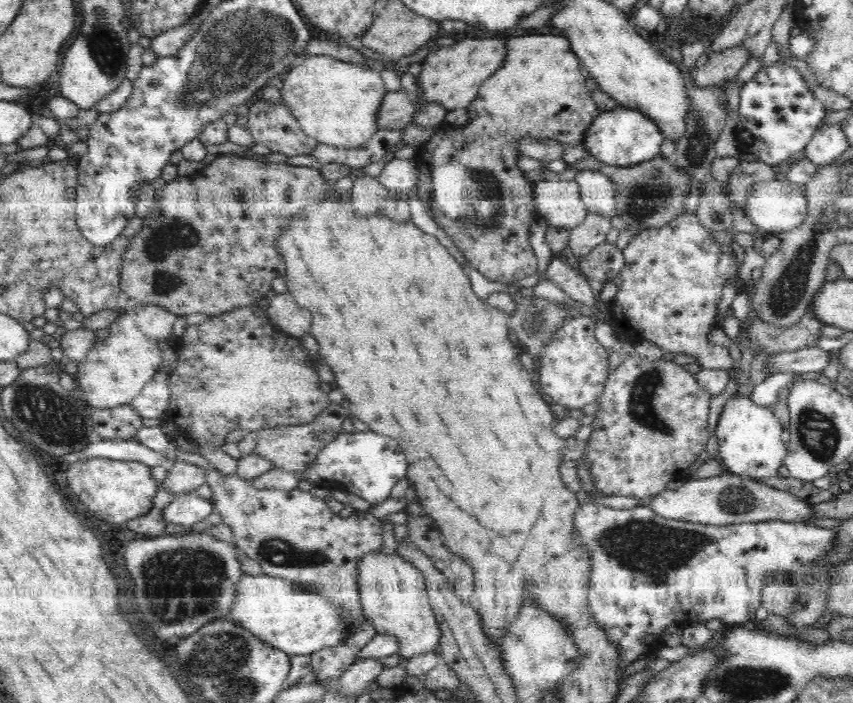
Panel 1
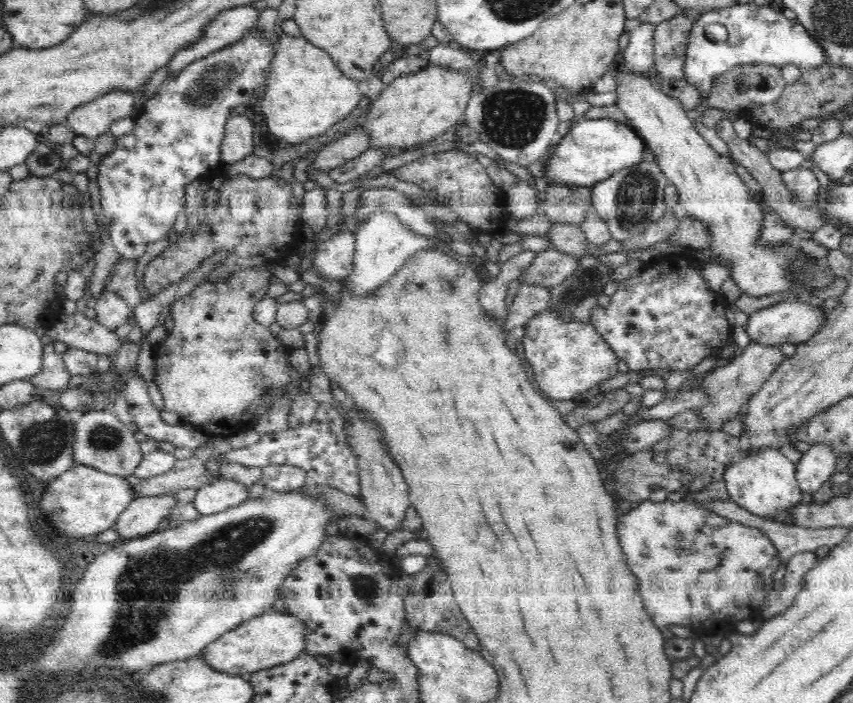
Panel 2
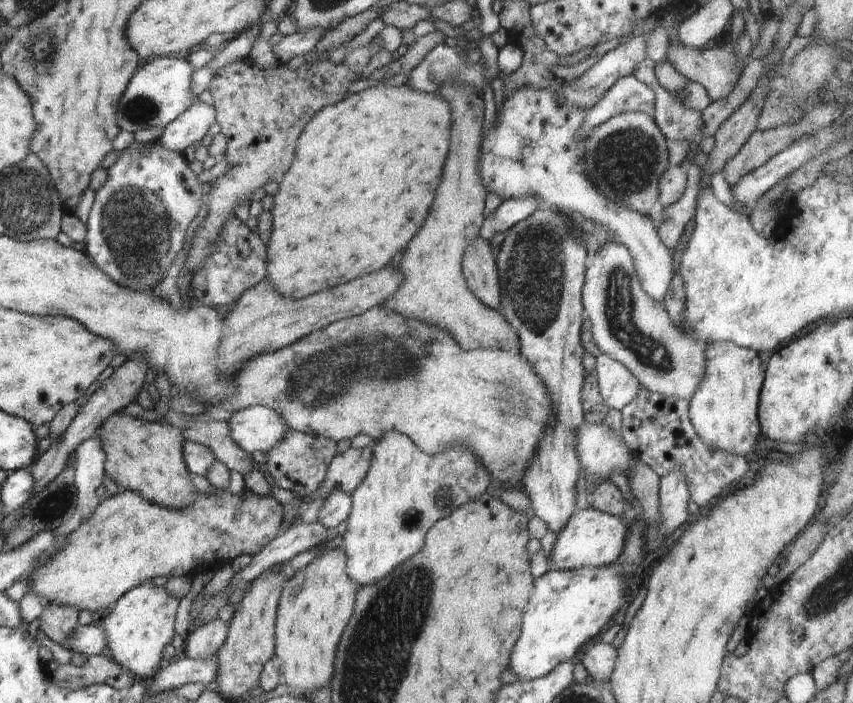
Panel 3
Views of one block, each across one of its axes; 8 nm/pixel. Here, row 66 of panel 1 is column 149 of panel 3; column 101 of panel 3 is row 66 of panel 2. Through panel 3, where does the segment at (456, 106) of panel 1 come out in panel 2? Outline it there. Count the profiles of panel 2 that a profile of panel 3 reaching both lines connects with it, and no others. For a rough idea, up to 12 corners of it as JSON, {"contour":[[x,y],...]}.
{"contour":[[428,65],[367,111],[371,148],[407,150],[450,131],[473,81]]}

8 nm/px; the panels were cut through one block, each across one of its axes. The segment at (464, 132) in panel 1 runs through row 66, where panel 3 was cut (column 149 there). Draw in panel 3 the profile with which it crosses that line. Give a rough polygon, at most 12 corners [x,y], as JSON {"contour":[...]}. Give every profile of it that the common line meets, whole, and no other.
{"contour":[[246,486],[169,509],[101,499],[32,593],[94,612],[158,576],[217,570],[276,538]]}

